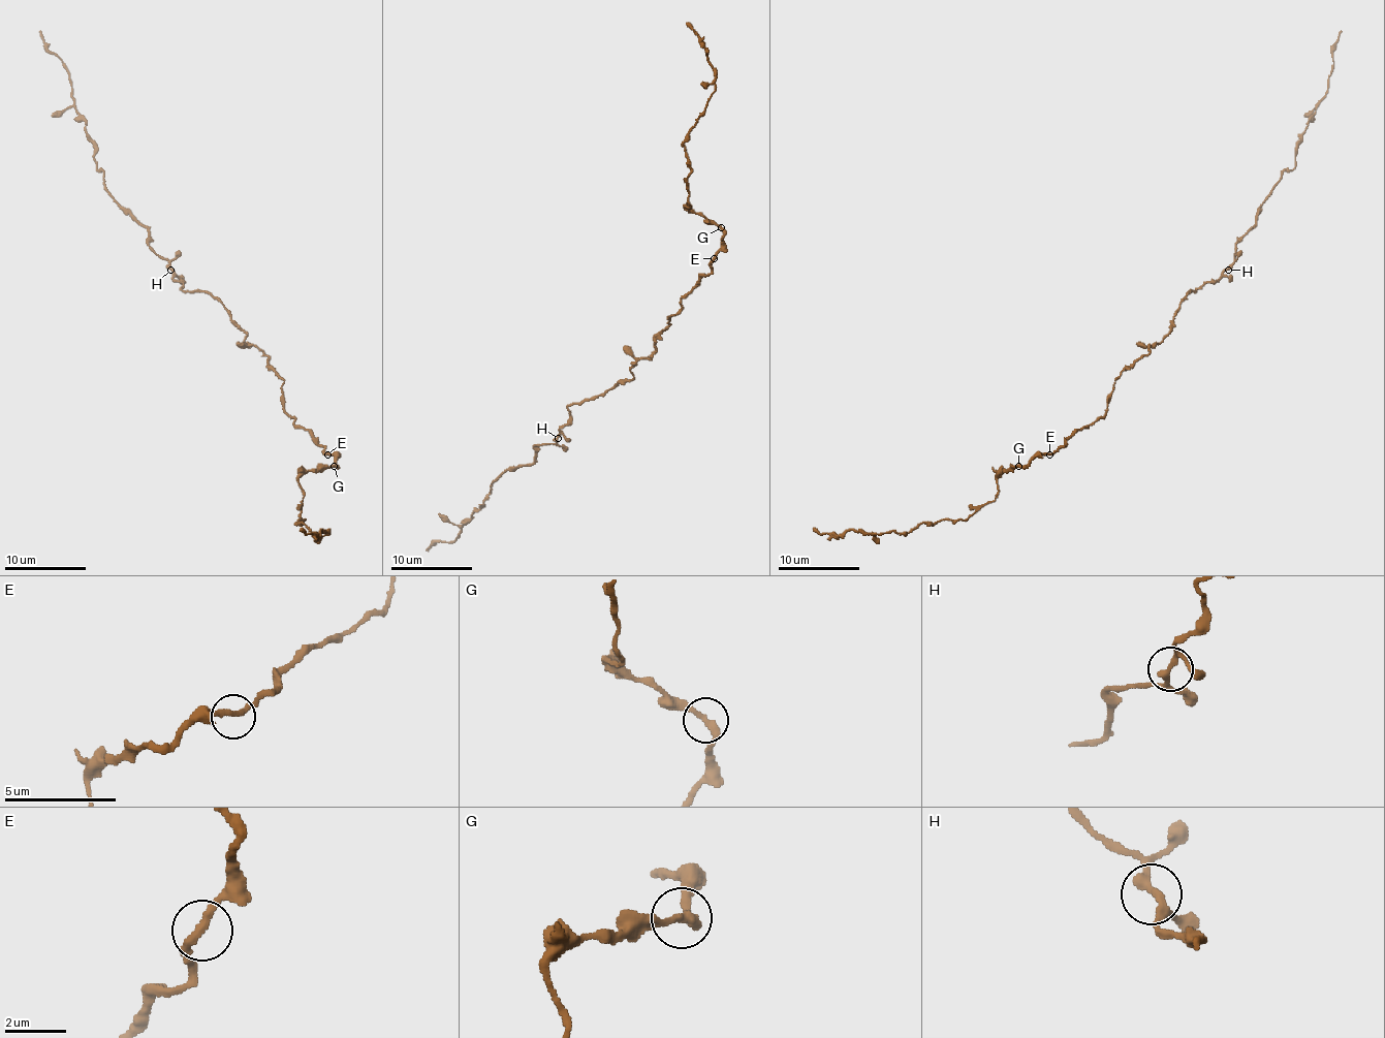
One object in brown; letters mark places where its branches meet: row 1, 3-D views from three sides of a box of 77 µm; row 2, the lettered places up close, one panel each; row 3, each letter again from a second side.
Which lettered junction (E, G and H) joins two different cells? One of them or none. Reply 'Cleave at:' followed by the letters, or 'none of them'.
Cleave at: none of them

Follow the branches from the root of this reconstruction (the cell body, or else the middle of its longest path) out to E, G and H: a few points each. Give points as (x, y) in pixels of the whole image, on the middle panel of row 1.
E: (647, 358), (653, 354), (655, 338), (682, 308), (682, 300), (710, 271), (714, 258)
G: (647, 358), (653, 354), (655, 338), (682, 308), (682, 300), (710, 271), (712, 256), (720, 247), (720, 228)
H: (647, 358), (631, 369), (631, 379), (592, 399), (572, 403), (568, 407), (570, 419), (560, 428), (558, 438)

